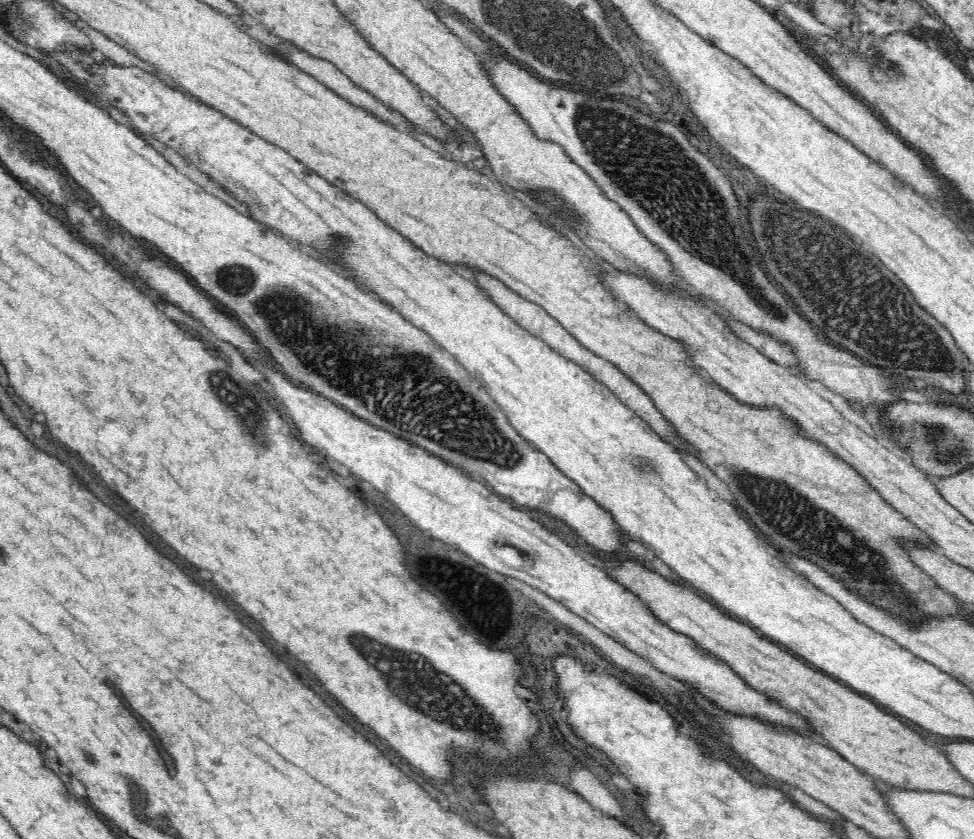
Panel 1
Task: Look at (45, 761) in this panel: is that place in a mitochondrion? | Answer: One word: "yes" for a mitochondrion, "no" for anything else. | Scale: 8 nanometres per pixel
no

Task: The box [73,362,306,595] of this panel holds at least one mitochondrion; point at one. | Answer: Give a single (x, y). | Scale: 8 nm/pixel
(246, 413)

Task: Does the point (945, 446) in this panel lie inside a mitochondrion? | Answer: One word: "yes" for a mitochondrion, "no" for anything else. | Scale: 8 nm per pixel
yes

